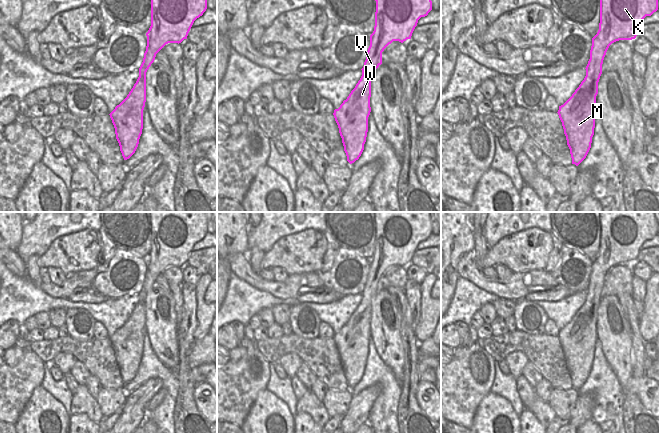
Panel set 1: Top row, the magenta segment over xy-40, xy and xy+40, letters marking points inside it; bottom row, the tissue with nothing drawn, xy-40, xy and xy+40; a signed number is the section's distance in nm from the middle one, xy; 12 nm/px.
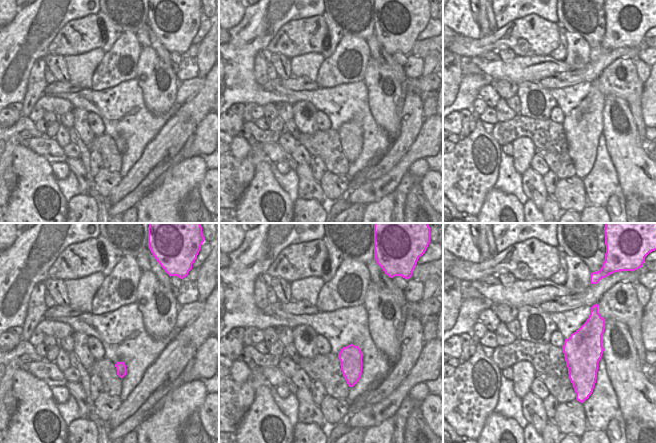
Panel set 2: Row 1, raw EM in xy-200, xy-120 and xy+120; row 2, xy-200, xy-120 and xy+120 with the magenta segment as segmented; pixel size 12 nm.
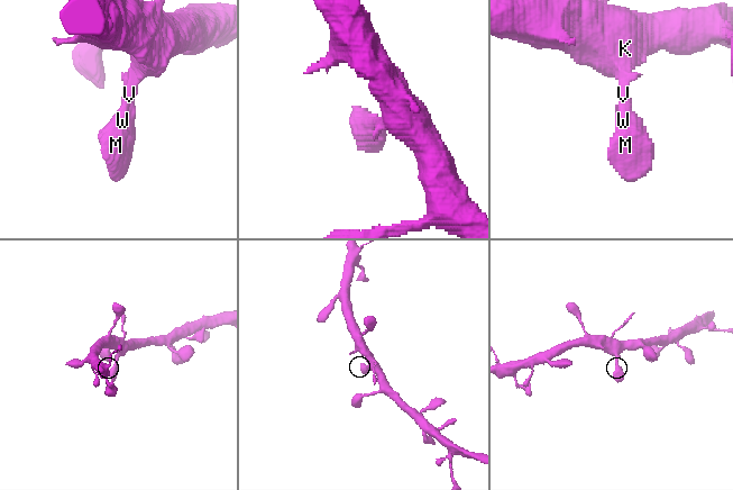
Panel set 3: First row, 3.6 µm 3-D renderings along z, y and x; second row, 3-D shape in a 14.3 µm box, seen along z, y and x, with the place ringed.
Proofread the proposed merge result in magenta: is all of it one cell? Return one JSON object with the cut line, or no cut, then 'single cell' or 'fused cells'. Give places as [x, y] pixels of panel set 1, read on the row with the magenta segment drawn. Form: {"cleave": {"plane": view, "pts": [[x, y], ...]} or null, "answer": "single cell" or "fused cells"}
{"cleave": null, "answer": "single cell"}

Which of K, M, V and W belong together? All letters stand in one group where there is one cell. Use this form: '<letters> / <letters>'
K M V W

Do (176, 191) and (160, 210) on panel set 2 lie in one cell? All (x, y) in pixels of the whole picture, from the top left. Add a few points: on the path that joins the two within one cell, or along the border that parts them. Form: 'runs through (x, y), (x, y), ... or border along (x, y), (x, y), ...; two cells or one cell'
runs through (171, 196), (163, 205); one cell

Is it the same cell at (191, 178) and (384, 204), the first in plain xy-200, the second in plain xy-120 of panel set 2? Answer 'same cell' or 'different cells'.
same cell

